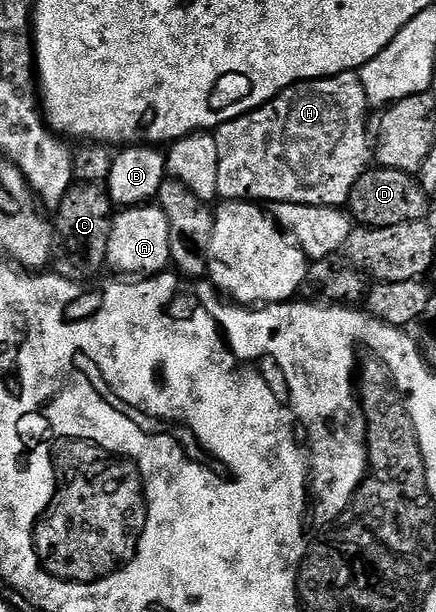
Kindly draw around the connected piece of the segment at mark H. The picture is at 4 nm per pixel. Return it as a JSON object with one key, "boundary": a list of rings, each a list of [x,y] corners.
{"boundary":[[[348,70],[342,74],[332,74],[329,78],[312,78],[310,82],[297,82],[288,86],[283,93],[265,106],[252,110],[249,114],[239,116],[227,124],[217,127],[215,137],[219,144],[219,188],[217,198],[231,202],[256,202],[272,204],[274,202],[290,202],[291,204],[311,204],[312,206],[344,207],[349,201],[351,192],[362,174],[370,169],[375,150],[371,145],[371,130],[365,127],[365,110],[369,106],[367,92],[363,90],[360,73]]]}

